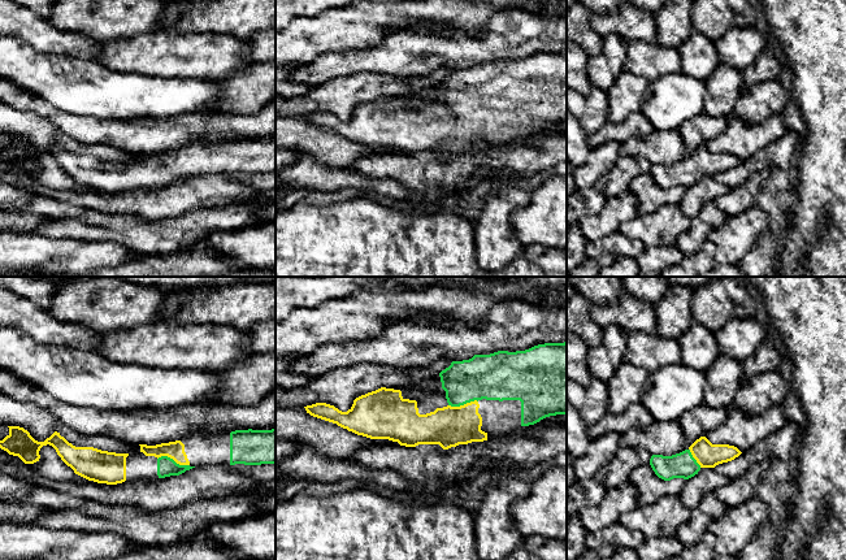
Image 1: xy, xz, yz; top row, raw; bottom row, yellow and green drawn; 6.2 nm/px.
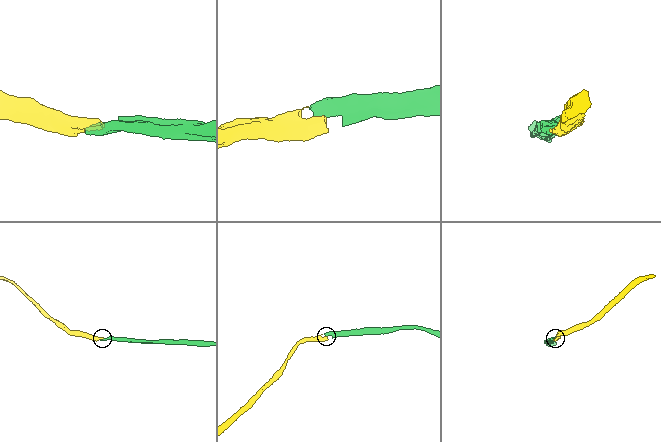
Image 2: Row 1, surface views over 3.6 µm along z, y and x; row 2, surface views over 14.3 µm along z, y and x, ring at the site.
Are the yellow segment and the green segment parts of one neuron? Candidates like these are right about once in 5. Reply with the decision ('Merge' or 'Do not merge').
Merge

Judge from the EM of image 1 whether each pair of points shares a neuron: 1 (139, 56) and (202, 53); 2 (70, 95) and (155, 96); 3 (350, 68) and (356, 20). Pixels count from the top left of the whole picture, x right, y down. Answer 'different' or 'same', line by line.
1: same
2: same
3: different

